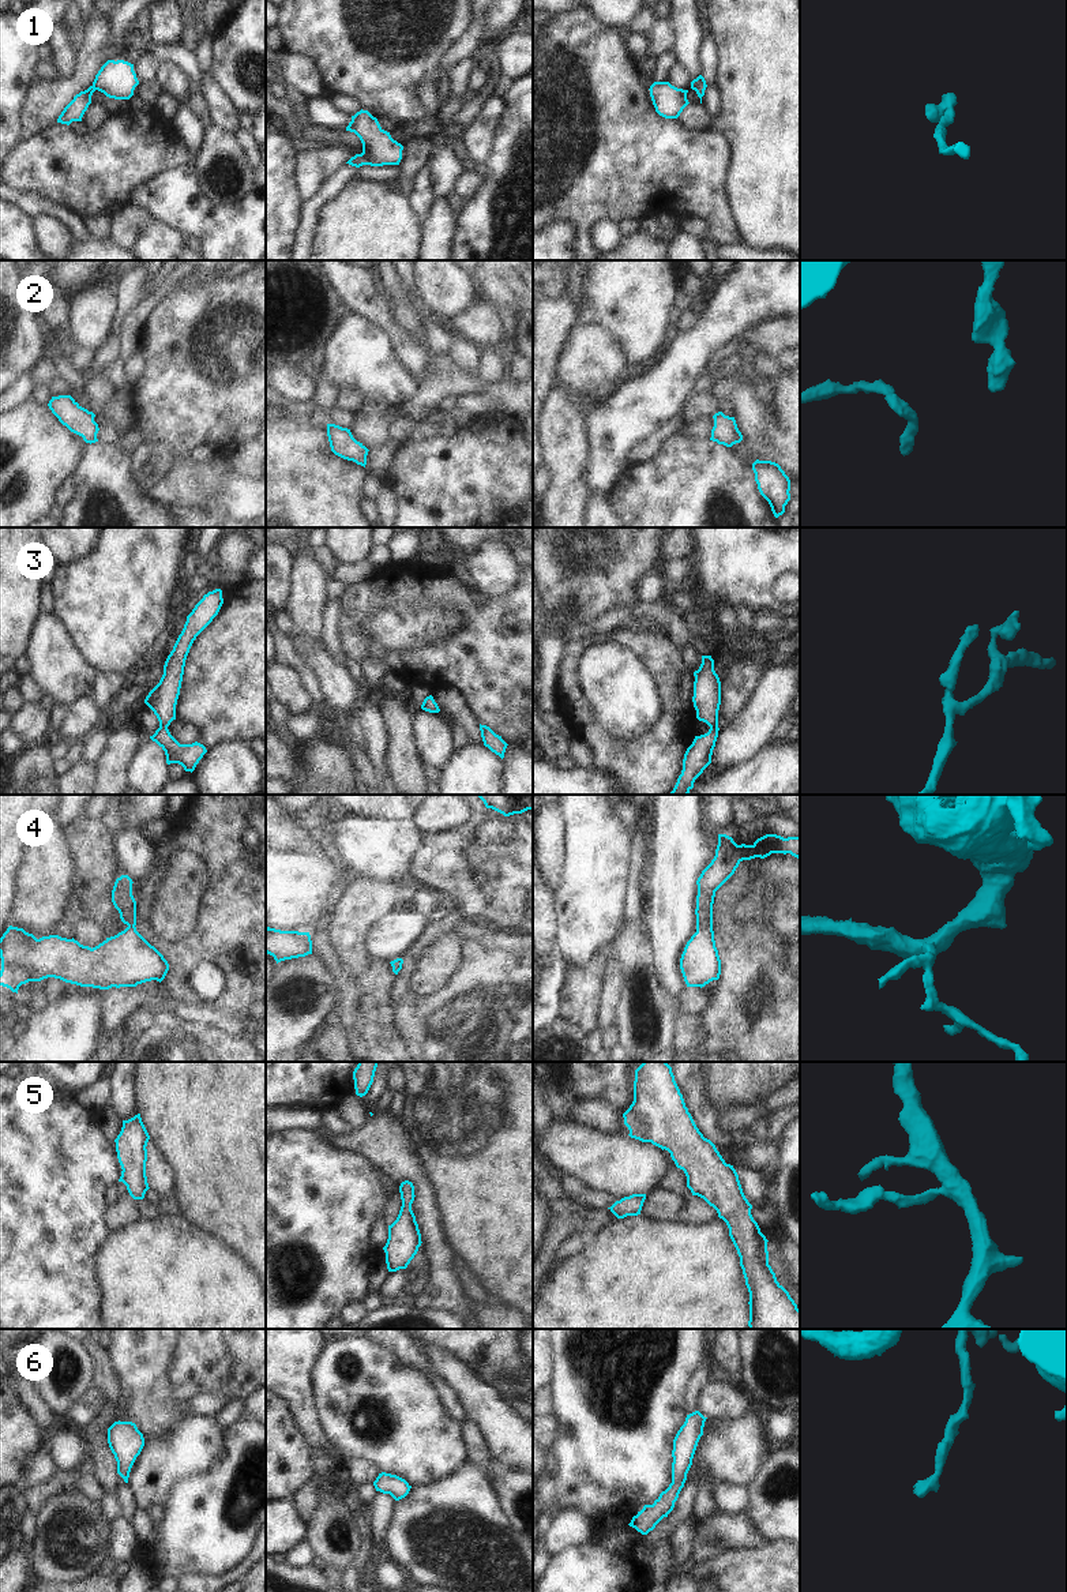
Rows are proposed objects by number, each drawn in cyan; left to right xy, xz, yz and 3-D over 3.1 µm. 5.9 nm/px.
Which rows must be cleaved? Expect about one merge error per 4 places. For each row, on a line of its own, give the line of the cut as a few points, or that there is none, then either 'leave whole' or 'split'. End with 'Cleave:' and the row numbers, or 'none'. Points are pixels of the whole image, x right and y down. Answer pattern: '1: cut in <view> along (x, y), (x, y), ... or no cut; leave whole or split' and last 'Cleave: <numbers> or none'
1: no cut; leave whole
2: no cut; leave whole
3: no cut; leave whole
4: no cut; leave whole
5: no cut; leave whole
6: no cut; leave whole
Cleave: none

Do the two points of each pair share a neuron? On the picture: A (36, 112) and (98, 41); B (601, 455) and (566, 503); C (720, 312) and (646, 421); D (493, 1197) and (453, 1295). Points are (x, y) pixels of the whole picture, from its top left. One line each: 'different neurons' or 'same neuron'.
A: same neuron
B: different neurons
C: same neuron
D: different neurons

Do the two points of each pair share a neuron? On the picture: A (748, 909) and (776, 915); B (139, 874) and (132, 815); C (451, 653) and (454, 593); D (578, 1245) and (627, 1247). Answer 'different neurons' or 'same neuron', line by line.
A: same neuron
B: same neuron
C: same neuron
D: different neurons

